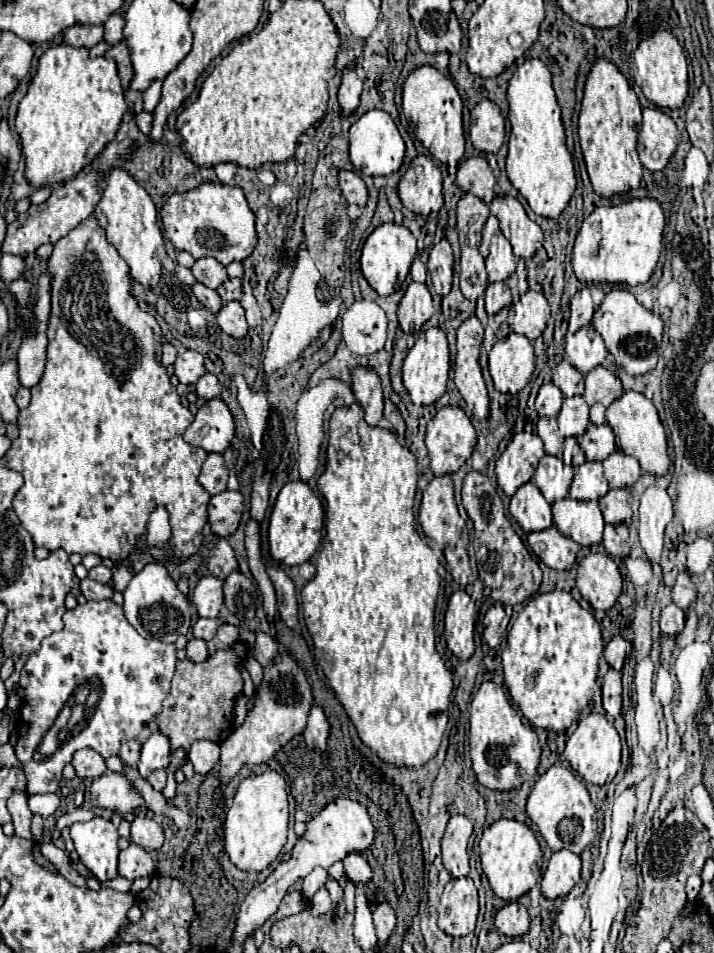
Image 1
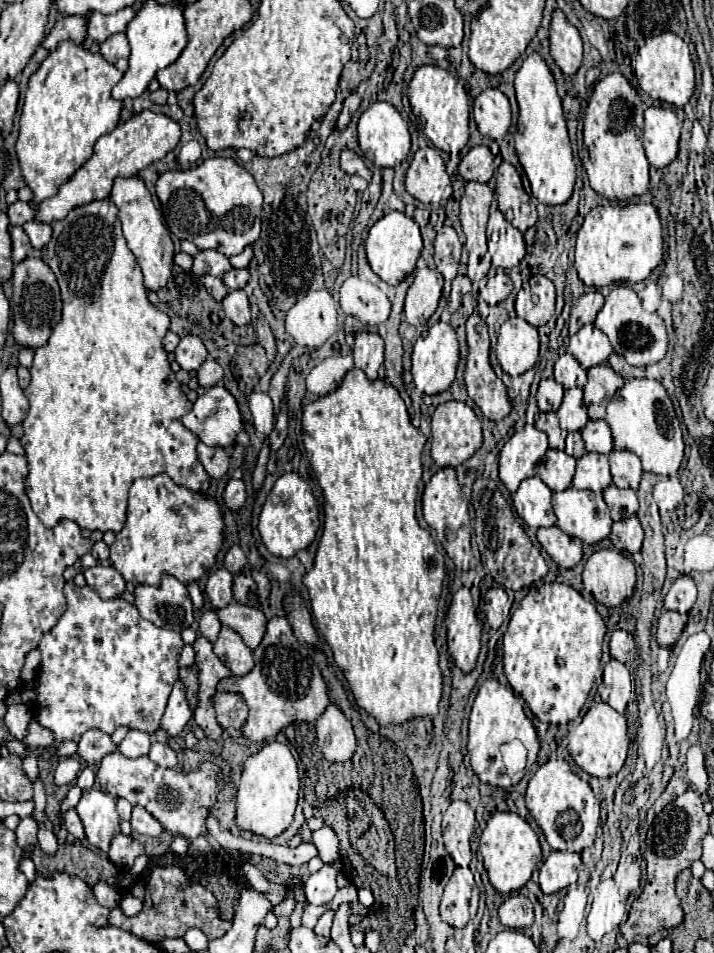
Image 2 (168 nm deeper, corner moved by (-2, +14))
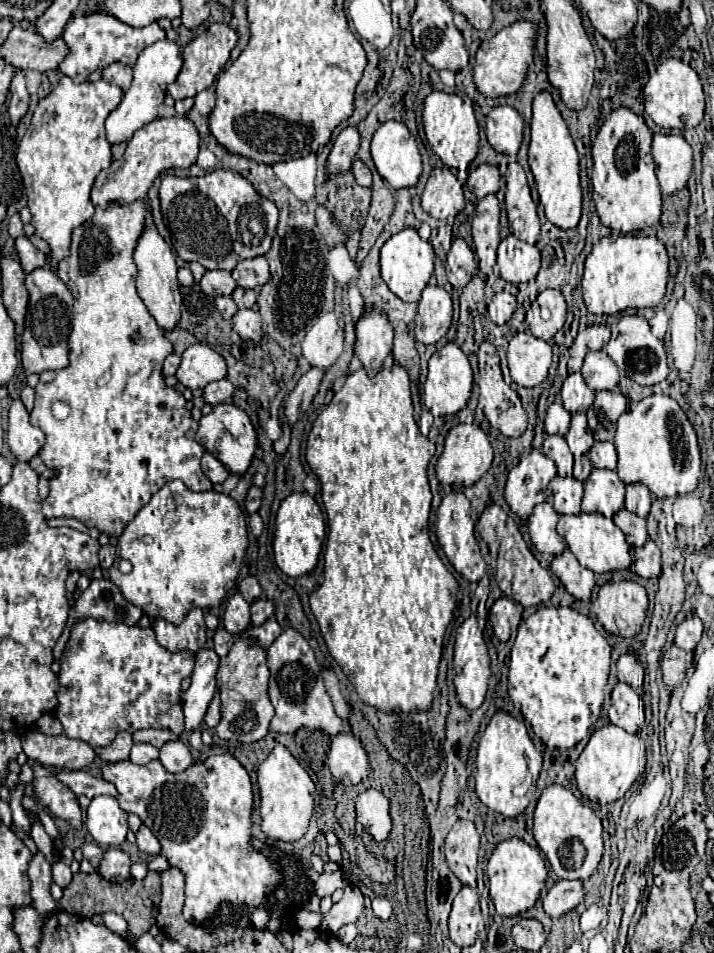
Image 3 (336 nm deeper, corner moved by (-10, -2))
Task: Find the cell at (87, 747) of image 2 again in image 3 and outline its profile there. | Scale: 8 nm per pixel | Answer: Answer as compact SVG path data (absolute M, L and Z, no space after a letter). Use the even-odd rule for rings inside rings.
M118 732L114 742L110 746L96 748L96 754L106 762L120 762L120 760L128 760L130 748L132 748L132 734L130 732Z

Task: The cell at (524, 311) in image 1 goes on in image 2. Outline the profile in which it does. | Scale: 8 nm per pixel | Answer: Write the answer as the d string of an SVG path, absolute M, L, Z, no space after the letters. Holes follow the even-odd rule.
M532 276L528 288L522 288L516 296L516 312L532 326L542 326L554 314L554 284L544 276Z

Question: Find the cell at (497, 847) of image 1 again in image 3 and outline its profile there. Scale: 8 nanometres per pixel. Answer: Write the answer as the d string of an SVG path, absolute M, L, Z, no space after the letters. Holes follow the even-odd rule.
M518 838L504 840L496 846L496 850L488 860L486 872L490 880L490 898L500 916L518 916L528 908L532 908L540 898L540 892L546 884L546 874L548 874L538 850Z

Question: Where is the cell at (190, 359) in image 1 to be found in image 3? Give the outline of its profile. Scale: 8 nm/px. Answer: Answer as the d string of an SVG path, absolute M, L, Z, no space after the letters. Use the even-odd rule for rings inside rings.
M206 344L188 346L182 354L182 362L176 372L176 380L190 390L204 388L214 380L222 380L224 376L226 376L224 358Z

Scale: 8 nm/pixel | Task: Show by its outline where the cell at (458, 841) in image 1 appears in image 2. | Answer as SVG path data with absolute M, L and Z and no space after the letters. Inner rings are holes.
M454 800L442 820L442 834L444 844L456 866L468 866L472 852L470 852L470 836L474 832L474 810L462 802Z

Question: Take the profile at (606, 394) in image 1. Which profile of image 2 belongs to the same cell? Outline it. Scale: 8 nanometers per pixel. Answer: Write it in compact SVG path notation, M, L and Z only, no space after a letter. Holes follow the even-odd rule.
M608 362L588 370L588 384L584 386L584 404L592 420L606 416L606 406L612 396L624 386L624 378L612 370Z

